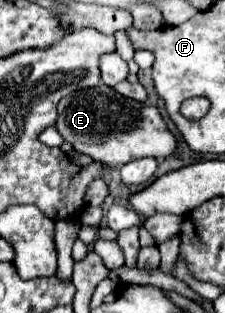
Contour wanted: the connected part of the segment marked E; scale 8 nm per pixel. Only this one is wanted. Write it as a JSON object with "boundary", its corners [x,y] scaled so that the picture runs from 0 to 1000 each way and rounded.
{"boundary":[[[471,268],[276,313],[258,332],[249,409],[338,486],[391,492],[409,511],[498,537],[533,537],[613,505],[693,505],[711,518],[791,479],[782,435],[684,332],[578,319]]]}

